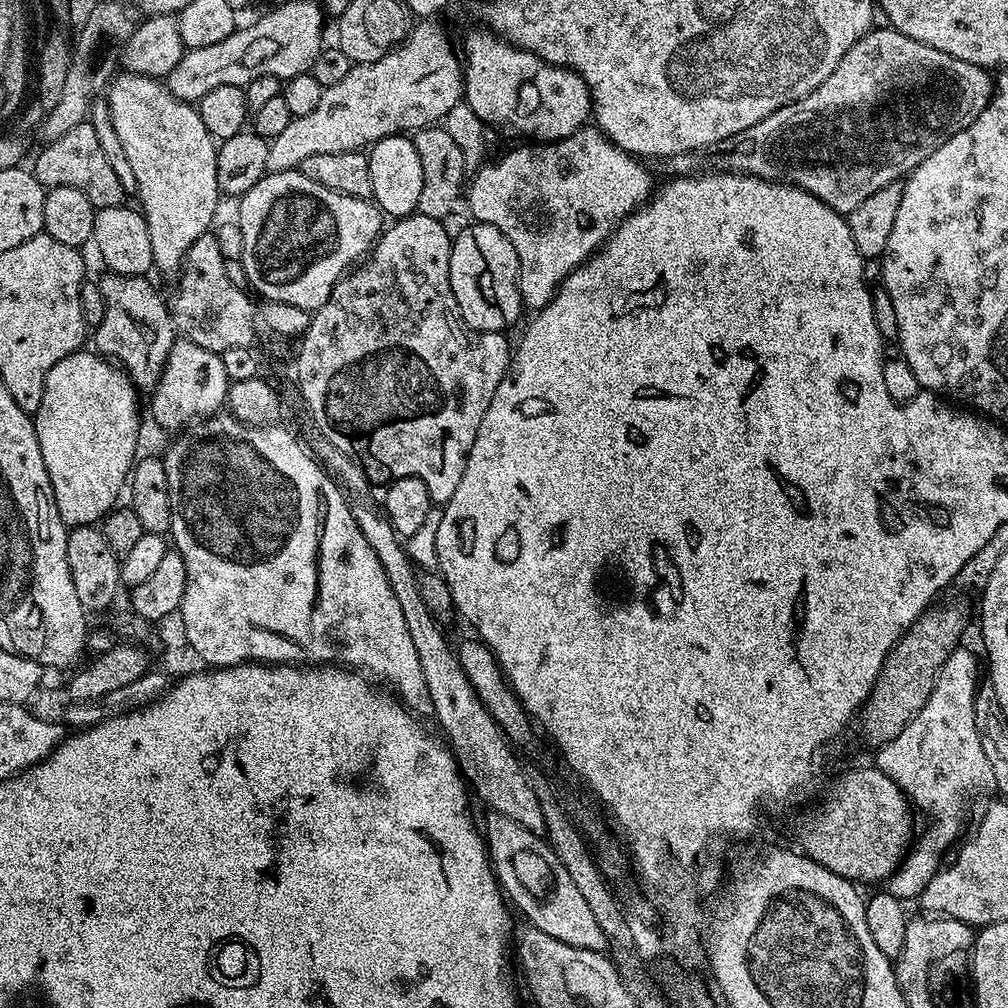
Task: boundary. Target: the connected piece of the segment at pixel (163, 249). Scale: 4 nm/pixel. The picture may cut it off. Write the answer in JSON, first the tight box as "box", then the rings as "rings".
{"box":[106,71,222,273],"rings":[[[121,71],[106,89],[106,103],[114,130],[122,141],[122,150],[134,169],[135,195],[140,196],[139,207],[150,230],[150,250],[155,271],[179,273],[192,244],[198,242],[198,238],[209,235],[211,228],[208,227],[216,216],[216,207],[222,201],[216,165],[217,141],[213,140],[210,130],[206,130],[199,111],[185,100],[174,98],[163,79]]]}

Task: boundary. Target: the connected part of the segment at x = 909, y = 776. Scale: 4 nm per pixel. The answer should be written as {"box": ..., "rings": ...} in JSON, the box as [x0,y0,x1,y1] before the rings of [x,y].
{"box":[874,646,988,902],"rings":[[[957,646],[953,649],[946,662],[942,663],[938,670],[933,689],[930,690],[929,698],[925,705],[916,712],[916,716],[905,726],[900,734],[892,741],[879,745],[880,752],[874,760],[875,767],[886,774],[900,791],[908,797],[913,809],[921,808],[928,816],[936,816],[928,824],[928,829],[924,832],[924,837],[920,840],[920,845],[909,847],[906,855],[901,859],[899,868],[888,877],[886,890],[894,894],[894,898],[905,902],[915,901],[926,890],[930,878],[934,878],[942,867],[944,852],[943,848],[947,844],[957,843],[956,835],[960,832],[960,820],[956,816],[944,816],[948,808],[952,808],[960,799],[964,792],[971,788],[976,788],[980,784],[980,779],[985,779],[988,767],[986,758],[982,754],[982,745],[978,743],[978,726],[974,726],[974,702],[976,701],[976,690],[978,679],[976,680],[976,656],[965,646]]]}

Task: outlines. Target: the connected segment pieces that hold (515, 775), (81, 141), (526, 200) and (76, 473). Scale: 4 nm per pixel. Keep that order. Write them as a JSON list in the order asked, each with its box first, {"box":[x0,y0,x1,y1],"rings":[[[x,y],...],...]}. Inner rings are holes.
[{"box":[353,505,545,833],"rings":[[[355,505],[353,512],[362,536],[379,558],[398,606],[405,615],[406,628],[413,639],[414,650],[418,652],[418,660],[422,665],[423,678],[426,679],[434,718],[445,732],[443,735],[456,758],[459,773],[471,786],[475,797],[477,794],[486,804],[484,806],[487,809],[506,815],[531,832],[541,833],[545,829],[545,819],[534,792],[523,777],[521,761],[512,756],[513,749],[504,739],[500,728],[490,718],[489,712],[482,706],[461,668],[455,651],[450,644],[448,646],[436,626],[437,619],[424,604],[417,577],[412,576],[414,566],[401,537],[394,531],[387,517],[377,509],[374,511],[366,506]]]},{"box":[30,122,126,209],"rings":[[[91,122],[74,126],[74,130],[62,134],[62,138],[49,140],[43,146],[45,148],[37,154],[36,161],[30,164],[30,171],[44,189],[74,187],[86,194],[95,209],[125,203],[126,193],[122,182],[118,182],[118,174],[114,174],[110,161],[102,151]]]},{"box":[466,126,654,310],"rings":[[[584,126],[579,131],[573,133],[564,139],[555,142],[528,142],[525,148],[512,148],[505,156],[497,158],[493,164],[484,162],[477,169],[475,175],[467,181],[466,184],[466,204],[468,200],[467,211],[470,213],[473,221],[489,224],[498,230],[502,230],[504,237],[514,246],[514,254],[518,254],[518,266],[520,267],[520,298],[525,309],[539,310],[546,307],[556,294],[560,283],[571,274],[579,264],[584,263],[613,232],[620,223],[627,218],[637,208],[641,207],[653,195],[654,184],[652,188],[653,173],[643,168],[641,161],[633,156],[631,152],[624,152],[615,142],[609,140],[599,128],[595,126]]]},{"box":[34,350,140,529],"rings":[[[87,350],[71,352],[69,356],[62,358],[62,362],[54,365],[50,370],[50,374],[46,374],[46,386],[42,394],[42,402],[34,413],[34,423],[38,434],[38,446],[42,450],[42,462],[46,462],[46,474],[50,474],[50,486],[54,490],[54,502],[58,506],[58,514],[62,518],[62,522],[69,529],[81,528],[87,524],[99,525],[104,517],[113,508],[117,507],[119,500],[116,499],[119,498],[120,491],[123,488],[125,491],[130,480],[130,473],[138,459],[136,443],[140,440],[140,400],[136,395],[138,395],[138,389],[133,384],[132,379],[124,373],[123,368],[109,362],[105,357],[92,350],[89,350],[89,352]]]}]

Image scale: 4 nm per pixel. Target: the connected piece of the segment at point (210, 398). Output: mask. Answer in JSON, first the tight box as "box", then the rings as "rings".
{"box":[151,339,229,434],"rings":[[[177,339],[166,358],[160,383],[151,393],[152,416],[157,426],[176,434],[207,417],[217,415],[225,407],[229,383],[220,353],[202,350],[198,342]]]}

